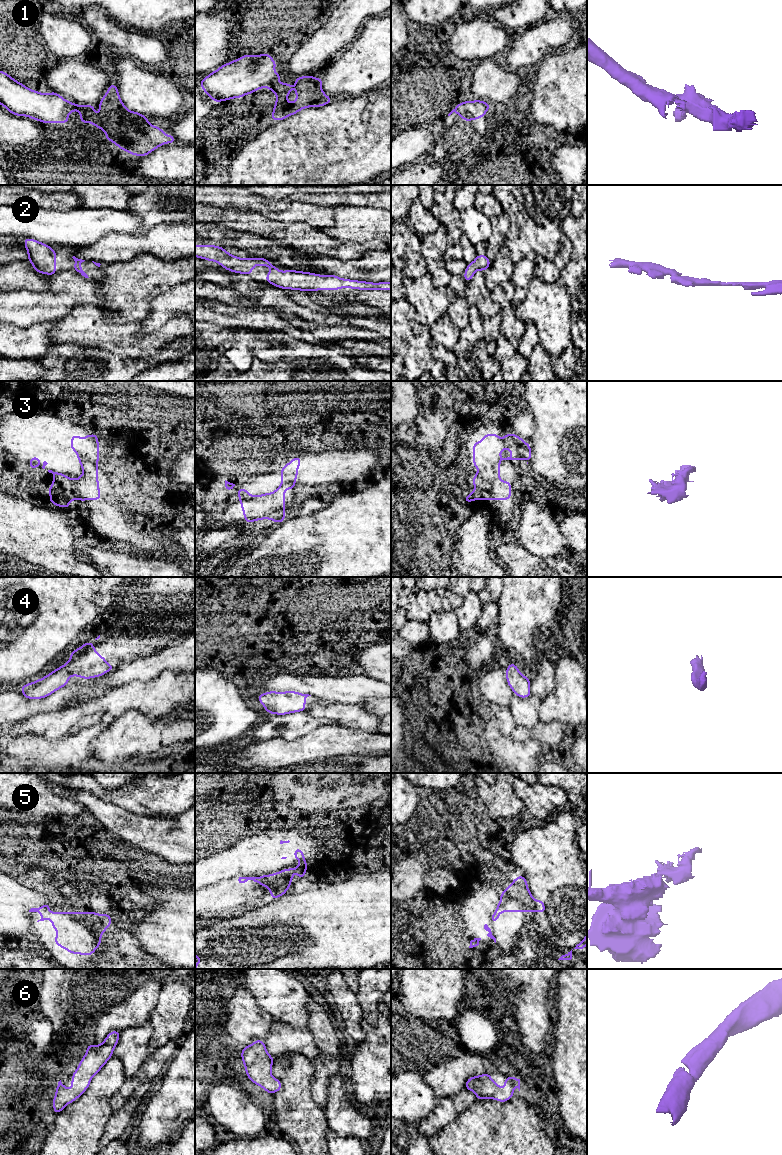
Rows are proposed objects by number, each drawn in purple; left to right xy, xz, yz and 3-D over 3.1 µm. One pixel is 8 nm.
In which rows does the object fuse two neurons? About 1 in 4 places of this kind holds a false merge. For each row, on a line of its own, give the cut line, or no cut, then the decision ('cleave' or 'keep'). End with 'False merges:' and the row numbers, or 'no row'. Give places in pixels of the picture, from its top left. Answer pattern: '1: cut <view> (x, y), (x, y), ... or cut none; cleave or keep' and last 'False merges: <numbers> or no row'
1: cut none; keep
2: cut none; keep
3: cut none; keep
4: cut none; keep
5: cut none; keep
6: cut none; keep
False merges: no row

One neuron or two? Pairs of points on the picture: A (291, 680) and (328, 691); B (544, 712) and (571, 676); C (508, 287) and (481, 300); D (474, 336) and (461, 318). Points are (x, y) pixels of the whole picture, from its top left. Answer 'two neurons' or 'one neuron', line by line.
A: one neuron
B: one neuron
C: two neurons
D: two neurons

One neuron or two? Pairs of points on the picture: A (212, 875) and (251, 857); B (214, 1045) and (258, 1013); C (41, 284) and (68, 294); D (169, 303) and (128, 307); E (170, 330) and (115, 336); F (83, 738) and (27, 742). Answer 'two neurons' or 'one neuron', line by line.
A: one neuron
B: one neuron
C: two neurons
D: two neurons
E: one neuron
F: one neuron

